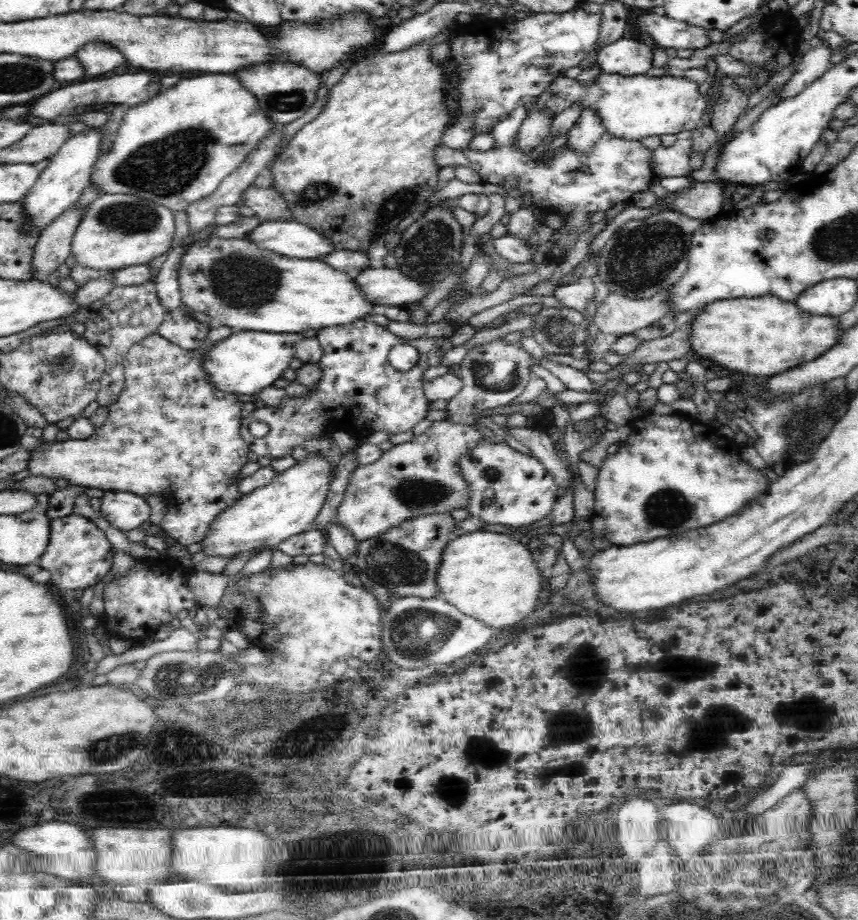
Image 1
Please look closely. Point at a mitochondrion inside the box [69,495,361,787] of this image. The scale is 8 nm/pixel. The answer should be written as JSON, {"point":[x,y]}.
{"point":[175,679]}

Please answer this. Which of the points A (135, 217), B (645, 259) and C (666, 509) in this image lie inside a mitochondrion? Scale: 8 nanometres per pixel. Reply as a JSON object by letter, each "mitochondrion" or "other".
{"A":"mitochondrion","B":"mitochondrion","C":"mitochondrion"}

